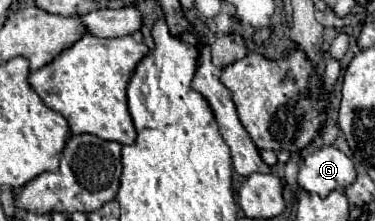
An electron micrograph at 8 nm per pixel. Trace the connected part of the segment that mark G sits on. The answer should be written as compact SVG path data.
M321 147L305 157L299 169L299 187L327 197L331 191L343 191L355 181L353 161L337 147Z

